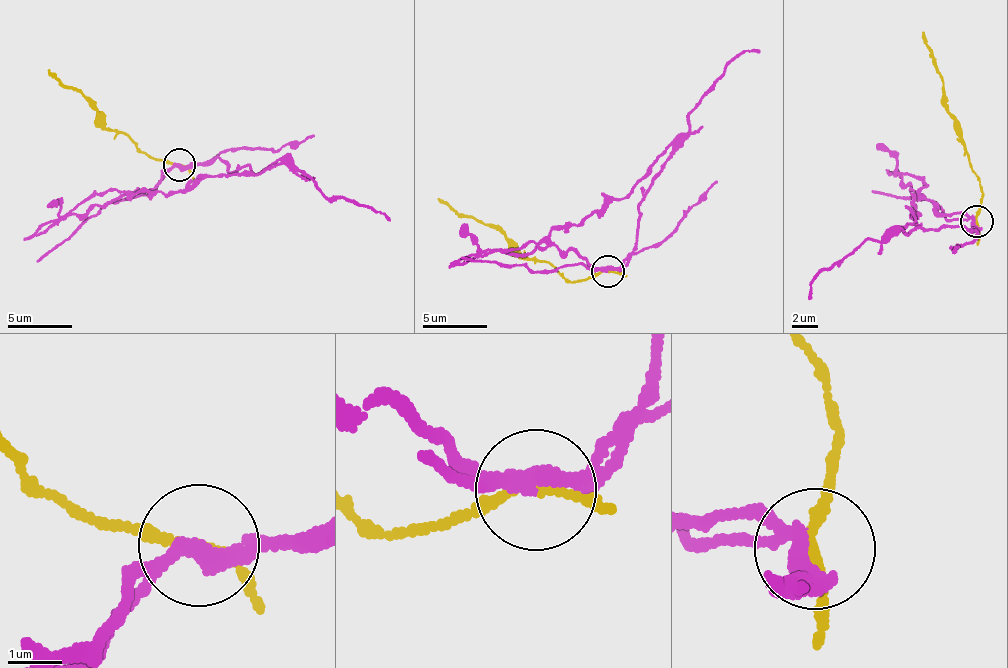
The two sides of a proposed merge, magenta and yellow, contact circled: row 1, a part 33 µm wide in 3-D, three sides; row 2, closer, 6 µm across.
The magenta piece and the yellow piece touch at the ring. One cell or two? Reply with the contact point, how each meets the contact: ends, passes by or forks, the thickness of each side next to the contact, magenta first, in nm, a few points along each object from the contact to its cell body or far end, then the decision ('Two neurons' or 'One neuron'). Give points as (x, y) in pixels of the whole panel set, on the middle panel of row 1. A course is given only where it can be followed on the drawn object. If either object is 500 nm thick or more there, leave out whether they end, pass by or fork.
Place: (608, 271). At the ring magenta passes by. At the ring yellow passes by. Thickness 320 nm (magenta) against 160 nm. Course of magenta: (605, 272), (624, 266), (634, 249), (638, 207), (671, 144), (688, 130), (701, 94), (742, 52), (760, 50). Course of yellow: (608, 271), (585, 278), (563, 278), (545, 261), (523, 254), (503, 231), (464, 216), (439, 197). Two neurons

